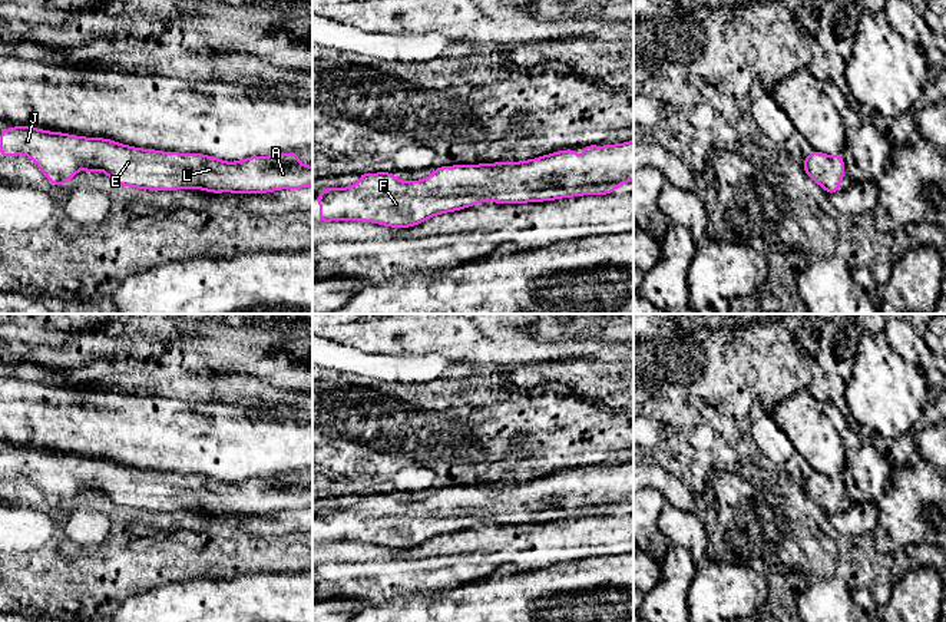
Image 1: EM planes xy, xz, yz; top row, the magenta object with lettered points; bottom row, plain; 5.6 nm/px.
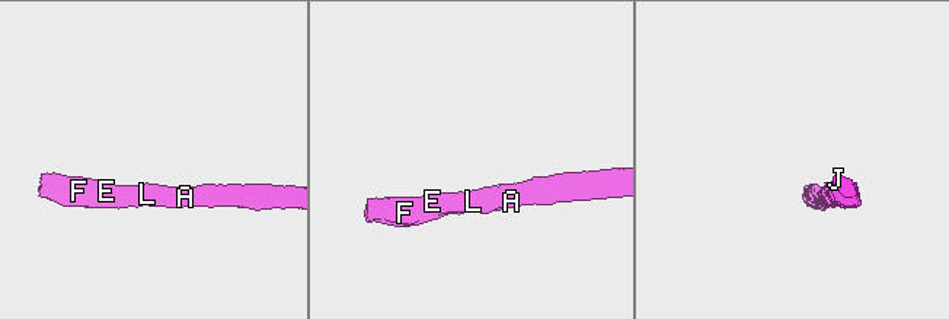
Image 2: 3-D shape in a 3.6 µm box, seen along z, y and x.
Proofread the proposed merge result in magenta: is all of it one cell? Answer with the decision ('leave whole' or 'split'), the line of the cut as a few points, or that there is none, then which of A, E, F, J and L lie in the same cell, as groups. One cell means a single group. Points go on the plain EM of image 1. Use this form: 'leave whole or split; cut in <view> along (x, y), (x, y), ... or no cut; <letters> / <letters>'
leave whole; no cut; A E F J L

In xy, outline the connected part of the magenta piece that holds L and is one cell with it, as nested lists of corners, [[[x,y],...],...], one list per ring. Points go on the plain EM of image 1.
[[[30,447],[7,449],[0,453],[0,477],[27,476],[54,506],[69,503],[82,489],[90,497],[102,490],[108,499],[122,507],[152,512],[196,509],[221,515],[267,515],[278,510],[312,507],[312,487],[302,486],[298,474],[251,477],[238,483],[225,483],[201,474],[161,473],[122,466],[110,460],[85,459],[60,453],[40,451]]]

